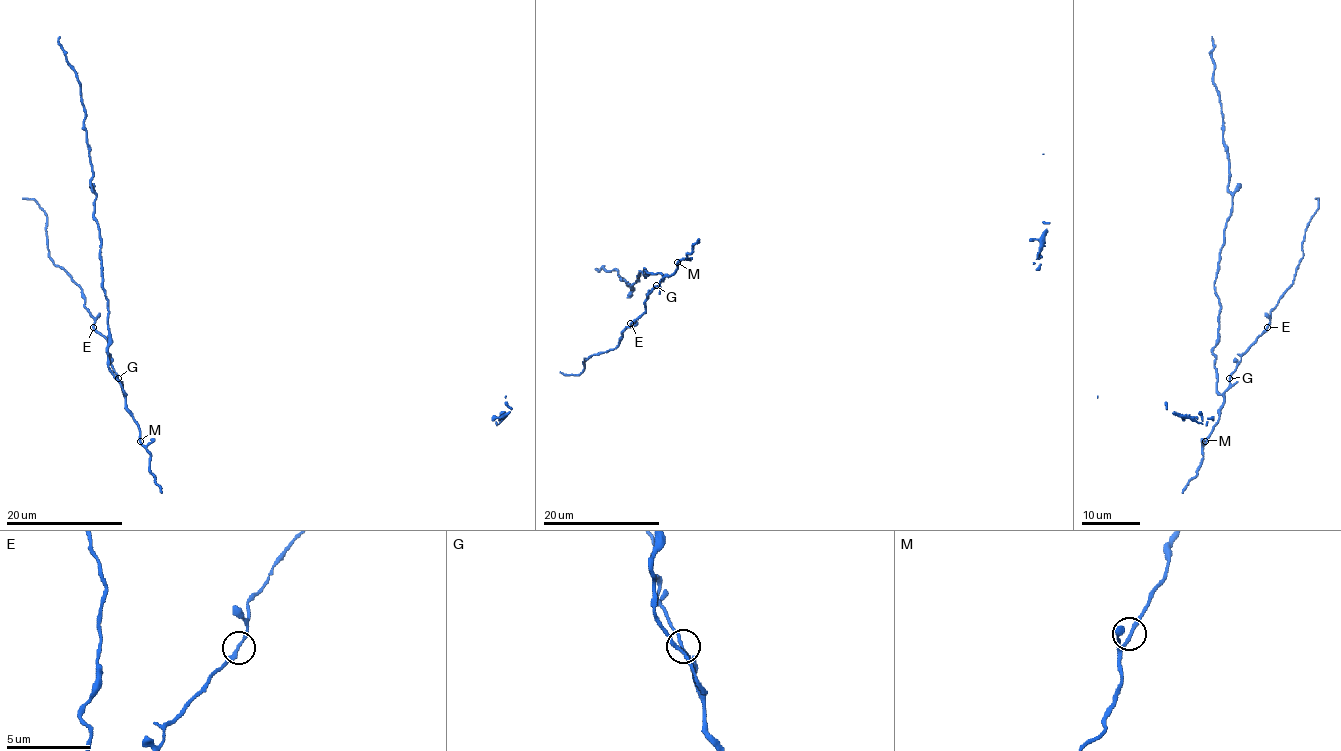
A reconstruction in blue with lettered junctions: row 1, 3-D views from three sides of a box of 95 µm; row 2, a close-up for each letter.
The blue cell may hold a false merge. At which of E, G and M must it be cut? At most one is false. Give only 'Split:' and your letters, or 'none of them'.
Split: none of them

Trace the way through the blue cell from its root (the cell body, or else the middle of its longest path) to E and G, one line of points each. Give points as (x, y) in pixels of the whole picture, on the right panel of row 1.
E: (1211, 431), (1219, 419), (1223, 394), (1240, 356), (1267, 327)
G: (1211, 431), (1219, 419), (1229, 378)

